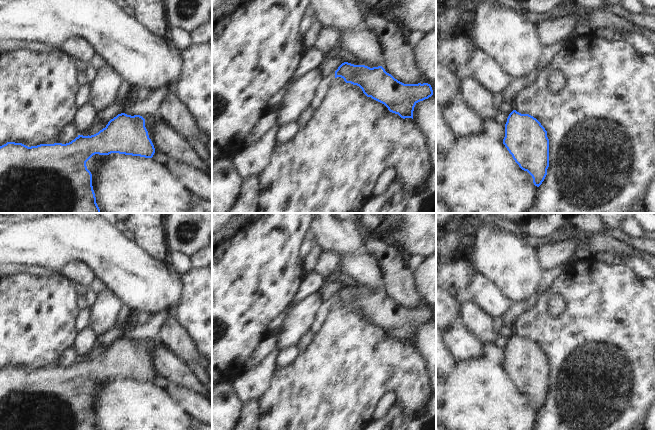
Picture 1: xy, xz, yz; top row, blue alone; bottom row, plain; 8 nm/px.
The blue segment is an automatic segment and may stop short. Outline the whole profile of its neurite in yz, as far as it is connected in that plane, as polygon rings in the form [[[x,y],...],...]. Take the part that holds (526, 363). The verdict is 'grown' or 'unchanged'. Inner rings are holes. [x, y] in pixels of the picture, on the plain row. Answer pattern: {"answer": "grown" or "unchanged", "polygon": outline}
{"answer": "unchanged", "polygon": [[[513,334],[505,348],[503,368],[519,391],[527,395],[539,411],[549,391],[549,363],[541,347],[529,338]]]}

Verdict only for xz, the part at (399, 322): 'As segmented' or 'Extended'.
As segmented

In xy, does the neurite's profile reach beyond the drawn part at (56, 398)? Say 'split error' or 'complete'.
complete

